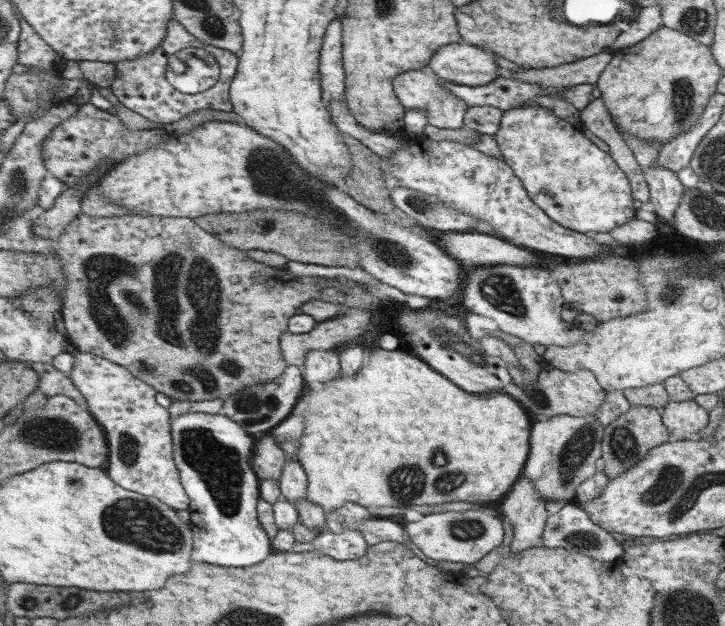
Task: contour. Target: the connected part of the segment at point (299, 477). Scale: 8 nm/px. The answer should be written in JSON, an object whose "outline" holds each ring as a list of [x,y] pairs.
{"outline":[[[285,456],[285,464],[281,468],[281,476],[277,478],[279,486],[279,496],[285,498],[287,502],[297,502],[305,498],[305,488],[307,488],[307,474],[301,468],[301,464],[295,458]]]}

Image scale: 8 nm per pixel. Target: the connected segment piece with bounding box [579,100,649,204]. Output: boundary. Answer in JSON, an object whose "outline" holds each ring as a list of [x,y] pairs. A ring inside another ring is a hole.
{"outline":[[[593,100],[591,104],[587,104],[587,108],[583,108],[579,112],[579,124],[609,146],[609,158],[613,158],[613,162],[625,172],[625,178],[631,180],[633,196],[641,204],[647,204],[649,202],[649,186],[637,166],[635,158],[631,156],[631,150],[627,148],[621,134],[617,132],[613,118],[607,112],[605,104],[601,100]]]}

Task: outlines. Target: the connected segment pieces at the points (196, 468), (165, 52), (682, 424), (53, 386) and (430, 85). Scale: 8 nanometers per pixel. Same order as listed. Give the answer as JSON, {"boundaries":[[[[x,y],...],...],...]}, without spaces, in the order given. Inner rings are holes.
{"boundaries":[[[[187,412],[169,418],[171,426],[171,446],[173,446],[173,464],[179,474],[179,482],[187,496],[187,512],[189,524],[197,528],[197,552],[193,552],[193,560],[207,562],[215,566],[257,566],[269,556],[269,538],[261,530],[255,514],[255,500],[257,500],[257,474],[249,468],[249,450],[251,450],[251,436],[245,432],[243,426],[229,420],[221,414],[201,414],[201,412]]],[[[169,20],[169,36],[165,36],[165,42],[161,44],[161,48],[157,48],[155,54],[149,54],[141,60],[127,60],[127,62],[119,62],[117,64],[117,80],[113,82],[113,96],[129,110],[137,112],[139,116],[147,118],[153,124],[171,124],[179,118],[185,118],[185,114],[191,114],[195,110],[221,110],[221,112],[231,112],[231,100],[229,100],[229,84],[233,80],[237,72],[237,58],[231,52],[223,52],[223,50],[213,50],[213,48],[205,48],[201,42],[197,42],[193,36],[189,36],[175,20]],[[185,48],[199,48],[209,52],[215,62],[219,62],[219,82],[213,84],[211,88],[207,88],[205,92],[199,94],[181,94],[177,90],[173,90],[167,82],[165,82],[165,64],[167,64],[167,56],[173,56],[175,52],[181,52]]],[[[669,400],[661,408],[661,420],[669,432],[691,432],[695,434],[699,428],[707,426],[709,410],[699,406],[695,400]]],[[[29,362],[31,368],[35,368],[41,376],[41,382],[39,382],[39,390],[45,392],[47,396],[69,396],[73,400],[77,400],[79,404],[87,406],[89,408],[89,402],[87,398],[83,396],[83,392],[75,386],[75,382],[69,378],[69,374],[65,374],[63,370],[55,368],[55,364],[47,364],[47,362],[41,362],[41,364],[33,364]]],[[[409,70],[393,80],[393,90],[395,90],[397,100],[403,104],[405,112],[425,114],[429,126],[435,126],[435,128],[461,128],[463,126],[467,104],[463,104],[457,96],[453,96],[447,88],[443,88],[435,76],[427,76],[423,74],[423,70]]]]}

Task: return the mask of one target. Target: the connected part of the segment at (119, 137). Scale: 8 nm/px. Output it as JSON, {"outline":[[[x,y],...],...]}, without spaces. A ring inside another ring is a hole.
{"outline":[[[85,104],[79,108],[79,112],[73,118],[65,120],[53,130],[53,134],[45,140],[45,146],[41,146],[39,152],[43,156],[45,168],[49,168],[49,174],[65,180],[65,184],[71,186],[79,178],[87,176],[91,170],[99,168],[103,160],[109,160],[115,168],[119,162],[129,160],[133,154],[137,152],[141,154],[145,152],[145,148],[157,146],[165,142],[167,138],[169,136],[163,128],[161,130],[139,130],[139,132],[127,130],[125,124],[117,118],[117,114],[105,112],[93,104]]]}

